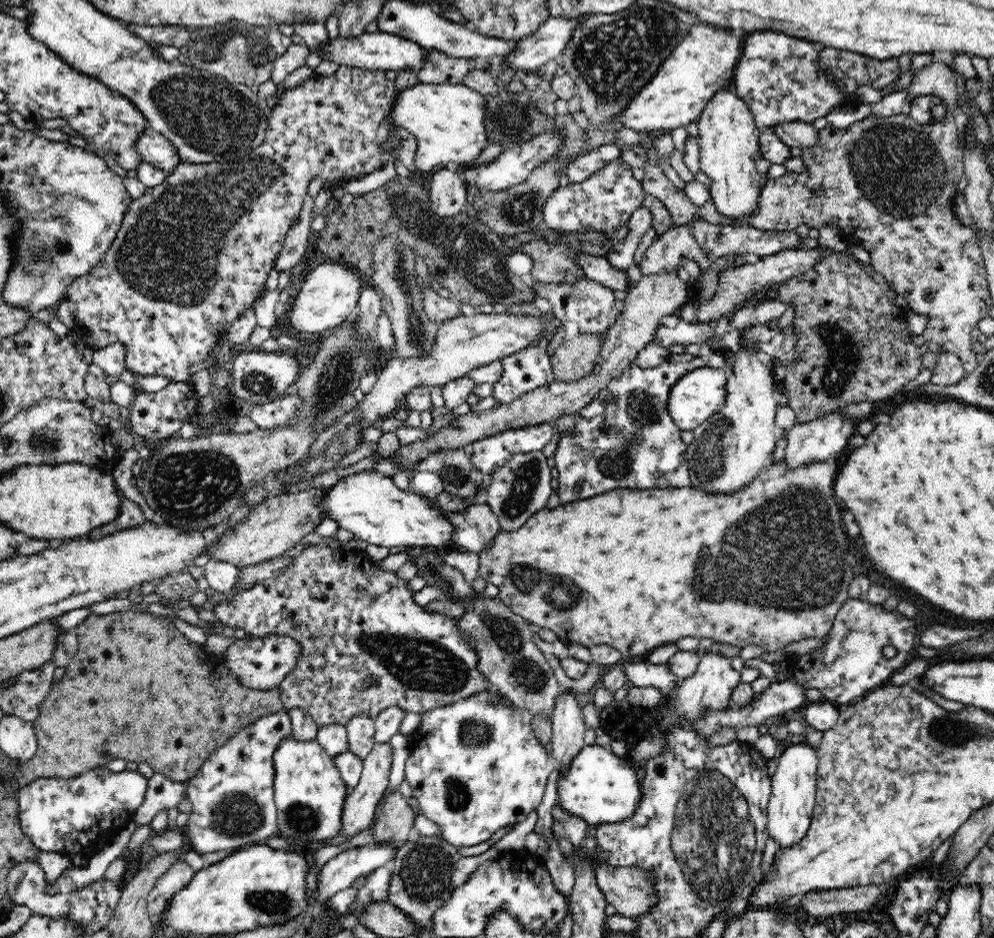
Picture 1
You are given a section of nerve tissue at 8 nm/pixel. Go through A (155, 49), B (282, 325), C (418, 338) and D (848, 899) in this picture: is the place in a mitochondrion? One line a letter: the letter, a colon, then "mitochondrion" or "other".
A: other
B: other
C: mitochondrion
D: other

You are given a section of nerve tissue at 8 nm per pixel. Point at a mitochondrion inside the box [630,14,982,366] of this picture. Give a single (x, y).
(900, 170)

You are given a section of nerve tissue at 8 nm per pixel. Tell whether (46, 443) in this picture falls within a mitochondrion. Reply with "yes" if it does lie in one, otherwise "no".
yes

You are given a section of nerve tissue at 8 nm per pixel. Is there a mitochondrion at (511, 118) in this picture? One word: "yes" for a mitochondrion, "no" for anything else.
yes

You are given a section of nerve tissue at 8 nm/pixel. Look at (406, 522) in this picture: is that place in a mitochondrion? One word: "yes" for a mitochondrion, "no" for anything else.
no

